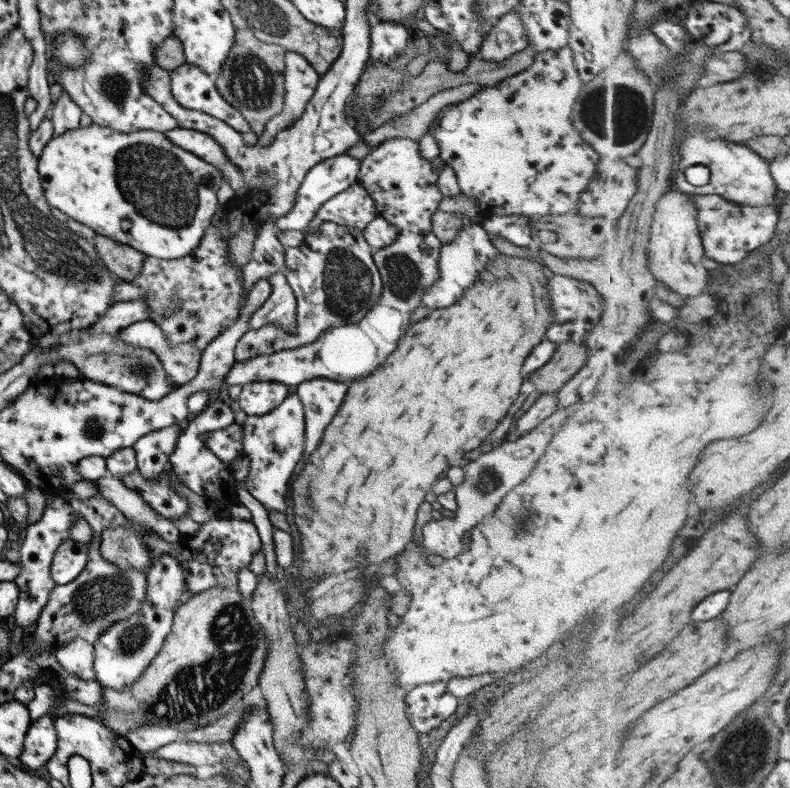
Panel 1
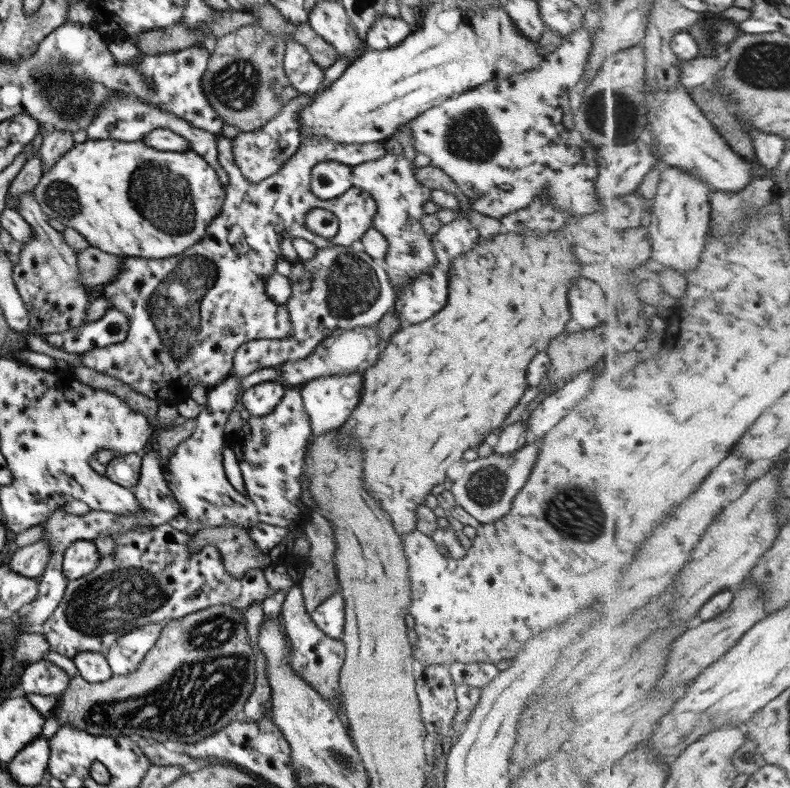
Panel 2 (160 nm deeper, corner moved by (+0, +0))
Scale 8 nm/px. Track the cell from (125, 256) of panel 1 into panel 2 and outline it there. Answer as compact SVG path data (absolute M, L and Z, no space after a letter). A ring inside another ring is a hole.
M94 246L86 247L76 256L78 278L84 288L97 289L110 281L118 271L125 256L113 256Z

